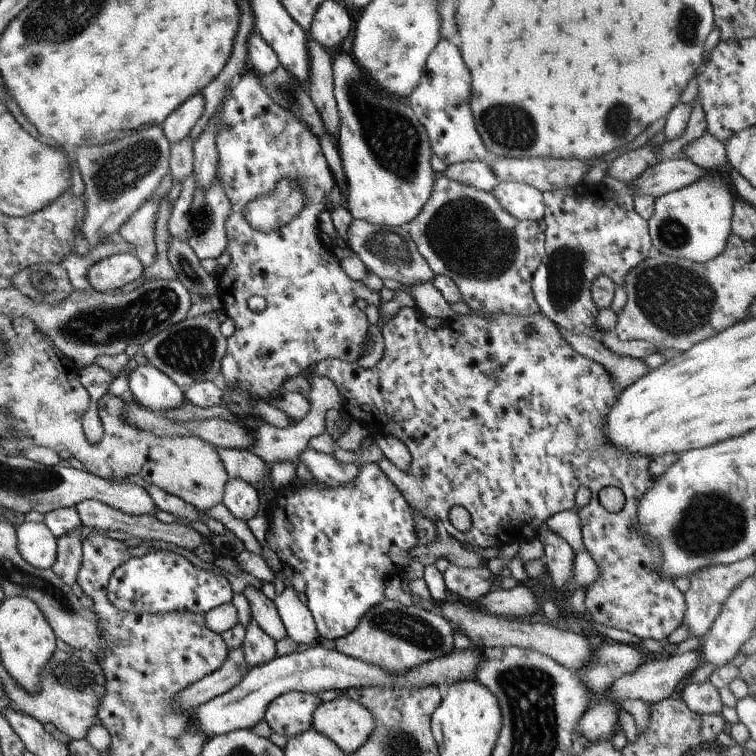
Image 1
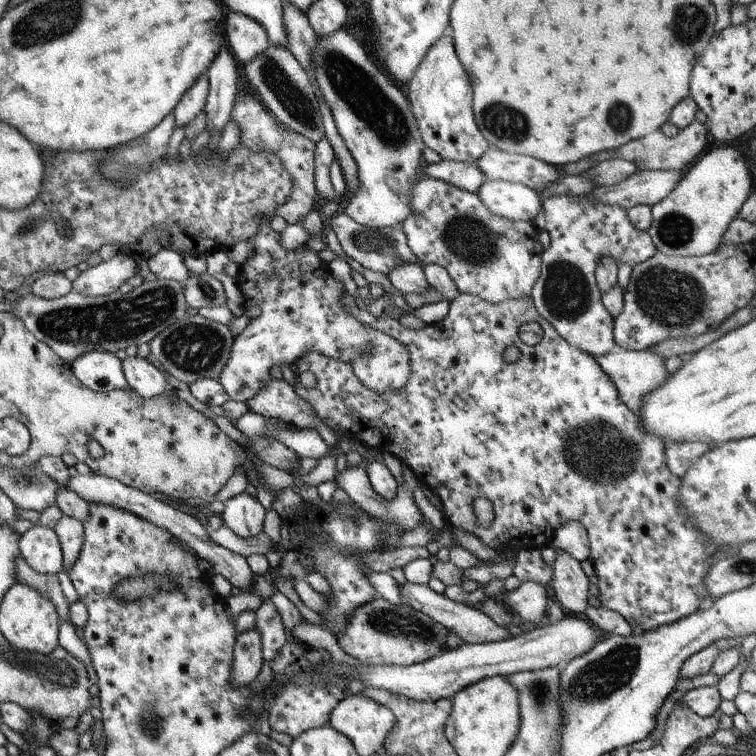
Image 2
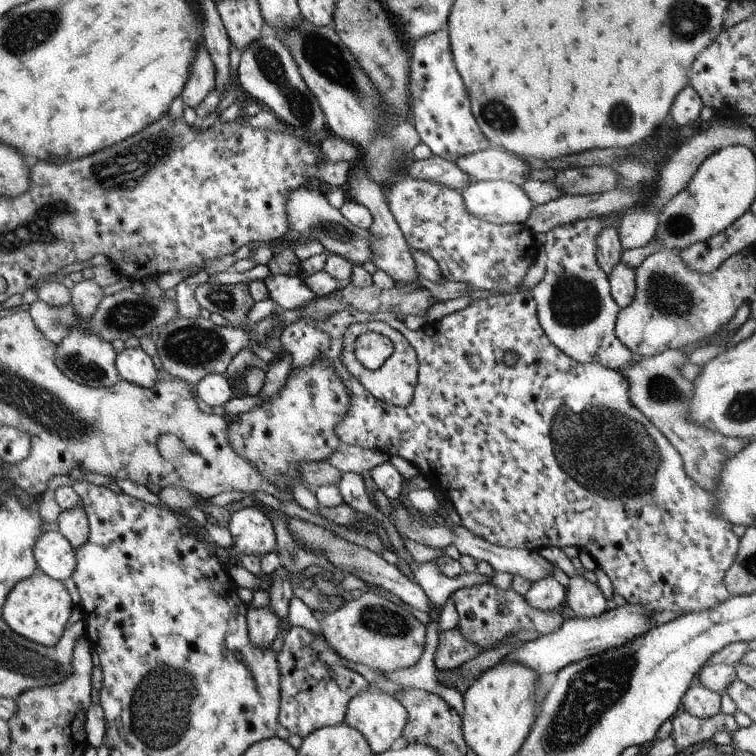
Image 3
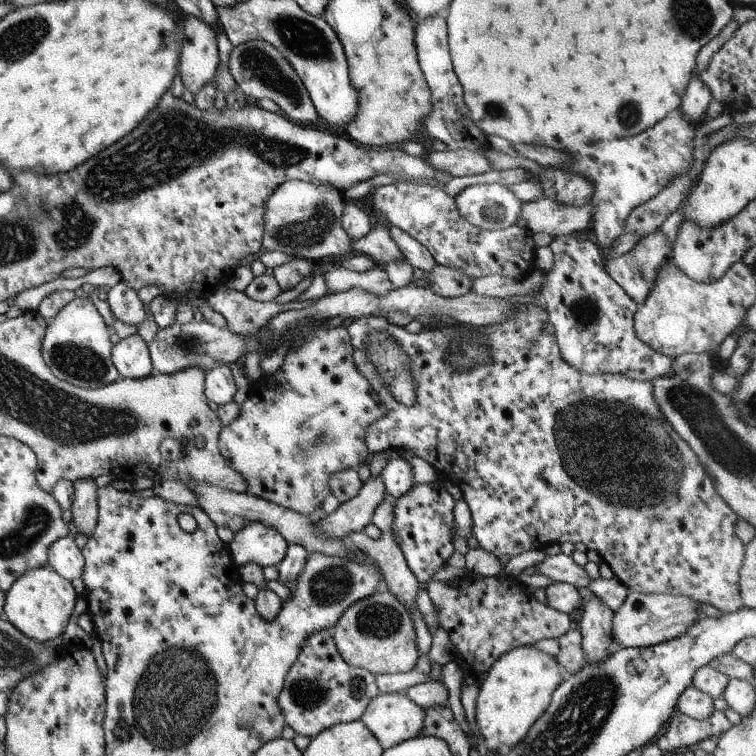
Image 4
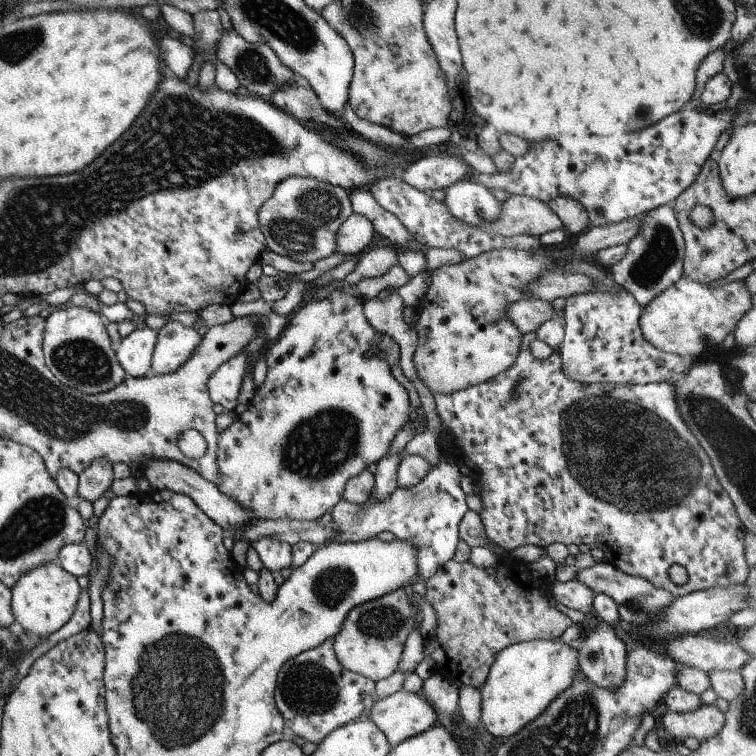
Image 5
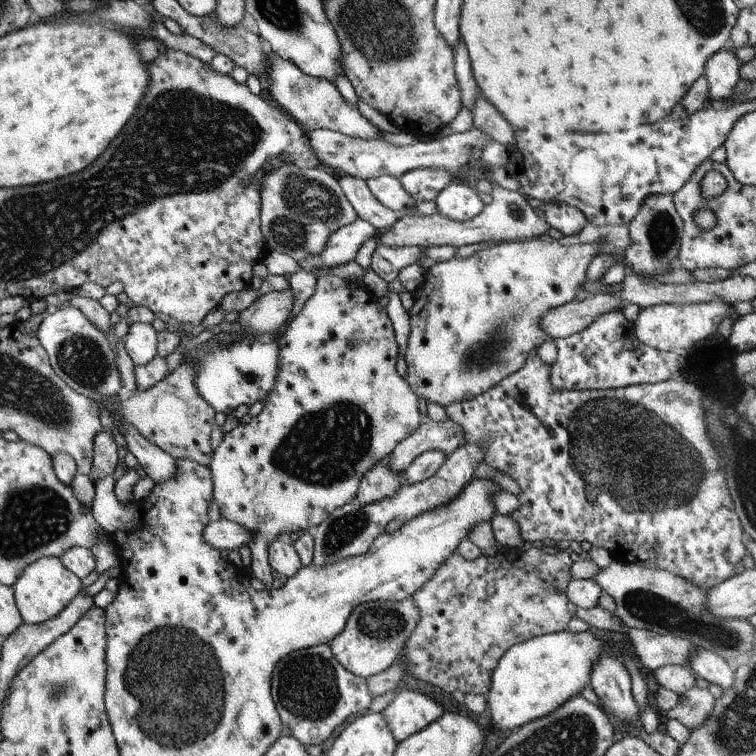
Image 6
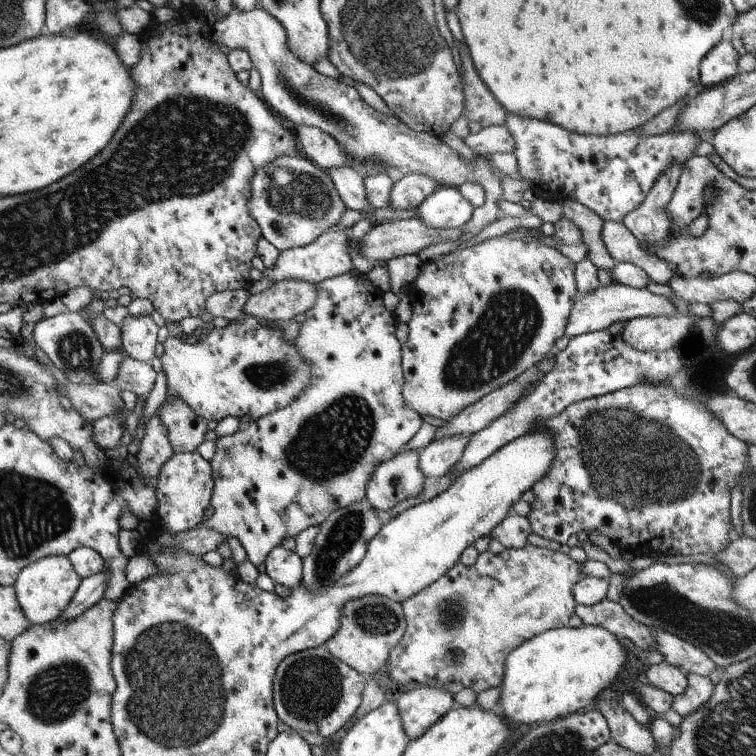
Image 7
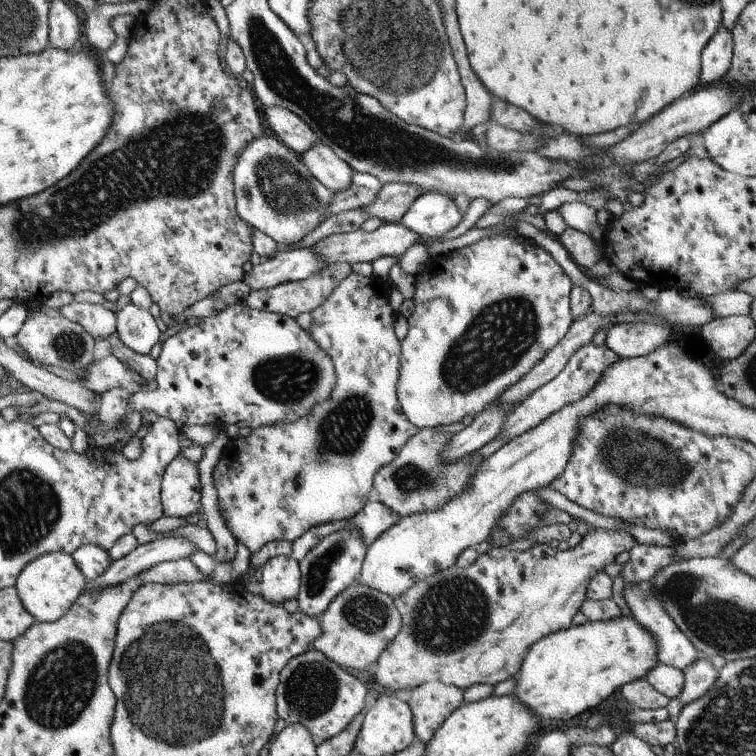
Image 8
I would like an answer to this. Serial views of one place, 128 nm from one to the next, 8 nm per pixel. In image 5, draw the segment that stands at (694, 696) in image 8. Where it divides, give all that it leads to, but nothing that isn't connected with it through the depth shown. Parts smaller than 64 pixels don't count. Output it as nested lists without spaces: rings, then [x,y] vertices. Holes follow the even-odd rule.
[[[701,704],[693,712],[665,711],[661,718],[668,741],[681,743],[687,736],[707,740],[723,726],[723,713],[715,705]]]

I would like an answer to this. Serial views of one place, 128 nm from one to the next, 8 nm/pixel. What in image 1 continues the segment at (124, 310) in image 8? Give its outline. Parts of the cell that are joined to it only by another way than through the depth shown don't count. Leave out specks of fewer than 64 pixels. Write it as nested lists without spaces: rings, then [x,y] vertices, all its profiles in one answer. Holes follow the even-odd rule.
[[[151,364],[136,365],[128,374],[128,391],[141,407],[165,412],[183,404],[184,391]]]

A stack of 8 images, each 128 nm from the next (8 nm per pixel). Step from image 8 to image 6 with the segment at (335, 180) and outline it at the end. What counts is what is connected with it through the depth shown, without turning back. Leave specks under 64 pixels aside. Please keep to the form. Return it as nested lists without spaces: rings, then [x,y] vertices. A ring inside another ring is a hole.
[[[349,175],[337,176],[340,189],[357,218],[364,220],[378,232],[391,228],[398,219],[394,210],[379,204],[369,192],[366,181]]]

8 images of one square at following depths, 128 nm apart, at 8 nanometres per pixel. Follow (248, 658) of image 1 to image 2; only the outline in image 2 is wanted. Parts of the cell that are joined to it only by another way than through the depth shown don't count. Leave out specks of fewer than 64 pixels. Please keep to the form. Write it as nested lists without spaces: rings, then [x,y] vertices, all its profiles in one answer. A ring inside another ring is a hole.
[[[265,599],[255,608],[255,630],[259,632],[261,638],[261,654],[263,661],[271,663],[275,654],[289,640],[293,638],[290,632],[285,630],[281,616],[275,608],[275,604],[269,599]]]

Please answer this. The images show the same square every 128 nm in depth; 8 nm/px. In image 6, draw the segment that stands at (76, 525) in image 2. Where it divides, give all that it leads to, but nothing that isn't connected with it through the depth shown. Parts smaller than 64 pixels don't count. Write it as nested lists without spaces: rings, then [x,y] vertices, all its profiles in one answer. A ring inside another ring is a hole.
[[[104,429],[94,435],[92,464],[88,476],[92,483],[103,476],[112,474],[119,461],[117,459],[117,444],[115,444],[110,431],[111,429]]]

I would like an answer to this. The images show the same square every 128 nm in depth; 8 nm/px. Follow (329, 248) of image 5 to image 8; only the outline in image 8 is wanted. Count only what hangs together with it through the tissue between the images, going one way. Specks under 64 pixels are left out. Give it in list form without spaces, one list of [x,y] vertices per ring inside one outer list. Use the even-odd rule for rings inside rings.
[[[270,132],[255,136],[239,152],[231,168],[235,212],[244,223],[269,236],[276,244],[299,244],[327,214],[330,190],[319,184],[292,150]]]

